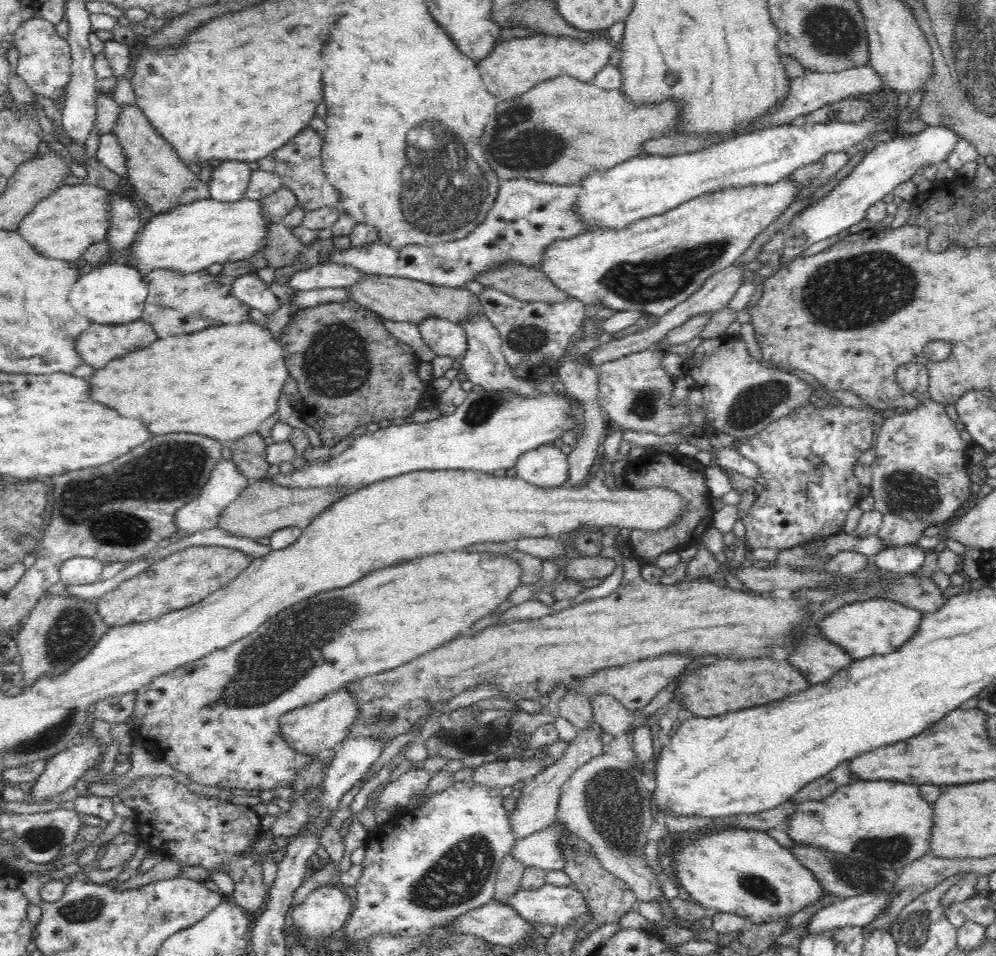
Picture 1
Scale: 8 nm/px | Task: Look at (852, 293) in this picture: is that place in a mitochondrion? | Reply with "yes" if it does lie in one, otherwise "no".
yes

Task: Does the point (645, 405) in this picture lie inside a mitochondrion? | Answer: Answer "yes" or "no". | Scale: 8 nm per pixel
yes

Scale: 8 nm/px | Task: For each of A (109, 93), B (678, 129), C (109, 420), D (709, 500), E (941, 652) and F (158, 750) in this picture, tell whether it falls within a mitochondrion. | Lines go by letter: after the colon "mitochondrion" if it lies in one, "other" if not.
A: other
B: other
C: other
D: other
E: other
F: other

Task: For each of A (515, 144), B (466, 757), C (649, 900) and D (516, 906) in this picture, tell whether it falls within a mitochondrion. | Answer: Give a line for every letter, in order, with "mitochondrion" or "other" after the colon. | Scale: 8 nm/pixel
A: mitochondrion
B: other
C: other
D: other

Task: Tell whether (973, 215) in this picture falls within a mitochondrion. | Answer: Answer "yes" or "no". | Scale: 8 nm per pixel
yes

